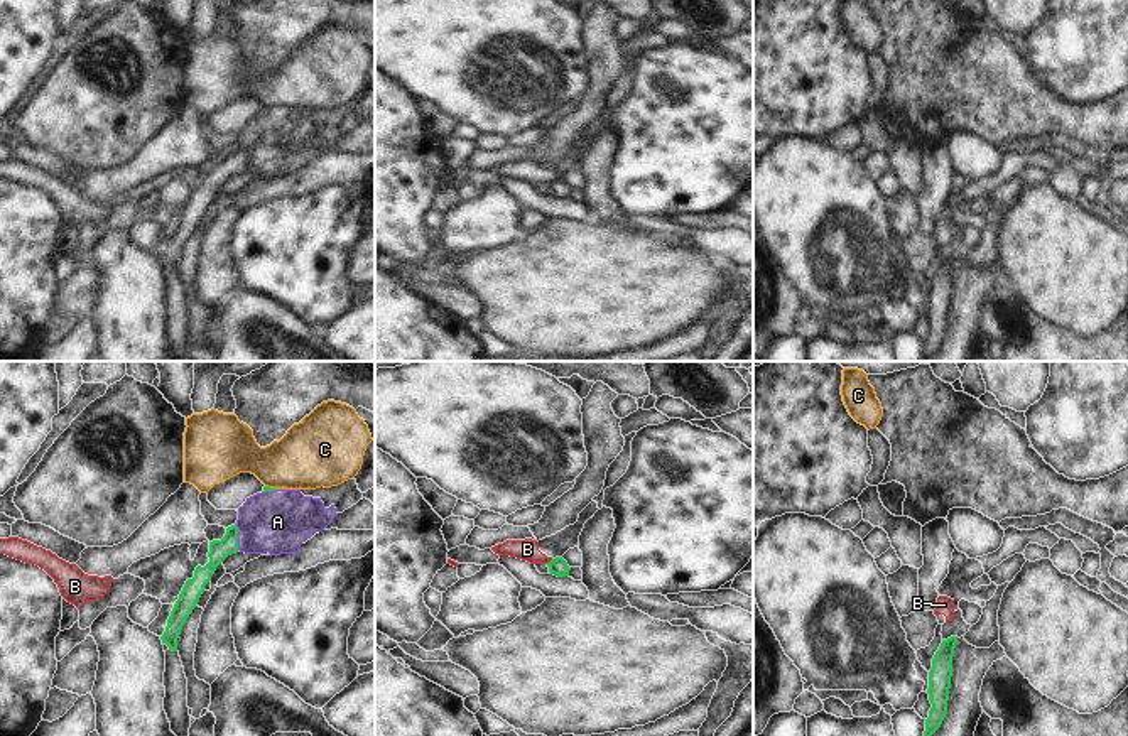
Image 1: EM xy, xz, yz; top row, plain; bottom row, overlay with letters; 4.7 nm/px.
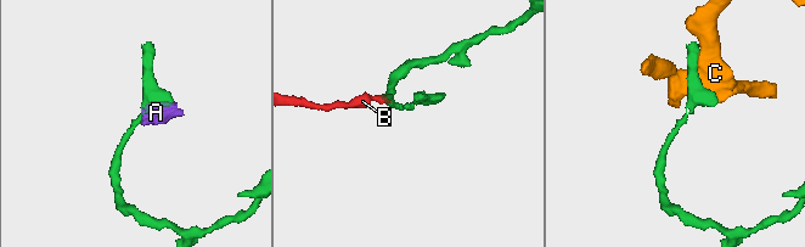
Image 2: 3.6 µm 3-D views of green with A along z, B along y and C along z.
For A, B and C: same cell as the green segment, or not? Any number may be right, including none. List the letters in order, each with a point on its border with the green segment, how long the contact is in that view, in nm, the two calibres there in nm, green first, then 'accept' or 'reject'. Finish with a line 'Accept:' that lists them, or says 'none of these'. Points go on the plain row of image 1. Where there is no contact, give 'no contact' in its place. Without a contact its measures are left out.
A: meets green in xy at (237, 159); contact 130 nm long; 100 nm thick on the green side, 300 nm on the other; reject
B: meets green in xz at (551, 183); contact 40 nm long; 90 nm thick on the green side, 100 nm on the other; reject
C: meets green in xy at (272, 110); contact 70 nm long; 30 nm thick on the green side, 320 nm on the other; reject
Accept: none of these

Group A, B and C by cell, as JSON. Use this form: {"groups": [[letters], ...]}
{"groups": [["A", "B"], ["C"]]}

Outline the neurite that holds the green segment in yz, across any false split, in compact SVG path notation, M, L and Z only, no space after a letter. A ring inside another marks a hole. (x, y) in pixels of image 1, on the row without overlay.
M957 258L942 262L939 272L932 280L927 311L932 329L929 333L929 339L925 341L925 353L922 361L929 361L941 349L947 336L947 322L952 299L952 279L956 265Z

